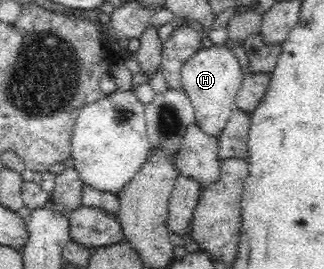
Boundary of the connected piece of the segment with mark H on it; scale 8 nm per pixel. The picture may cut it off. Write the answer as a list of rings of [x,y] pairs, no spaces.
[[[219,43],[201,47],[183,64],[181,75],[182,89],[189,95],[195,107],[196,123],[205,133],[218,138],[235,107],[236,96],[244,80],[235,52],[231,47]]]

